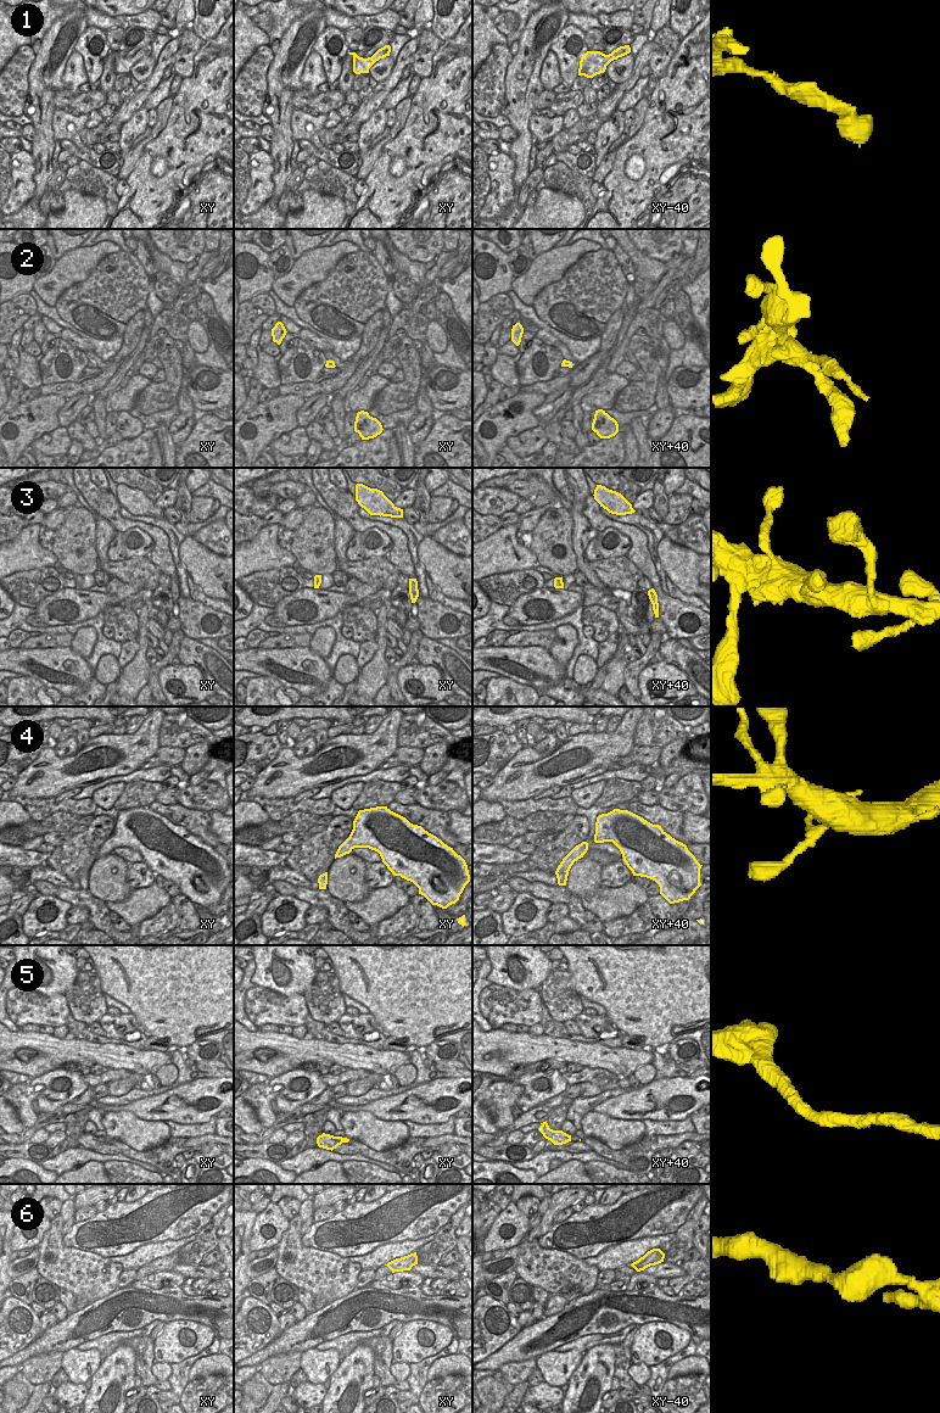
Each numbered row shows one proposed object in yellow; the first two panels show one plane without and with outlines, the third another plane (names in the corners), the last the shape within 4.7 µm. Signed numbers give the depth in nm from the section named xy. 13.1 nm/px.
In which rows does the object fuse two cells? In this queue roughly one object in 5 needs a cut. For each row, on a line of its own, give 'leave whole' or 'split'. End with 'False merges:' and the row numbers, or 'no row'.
1: leave whole
2: split
3: leave whole
4: leave whole
5: leave whole
6: leave whole
False merges: 2

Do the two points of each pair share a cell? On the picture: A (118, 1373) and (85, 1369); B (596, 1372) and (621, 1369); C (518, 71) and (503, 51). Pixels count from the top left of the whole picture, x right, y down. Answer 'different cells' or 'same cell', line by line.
A: different cells
B: different cells
C: different cells

